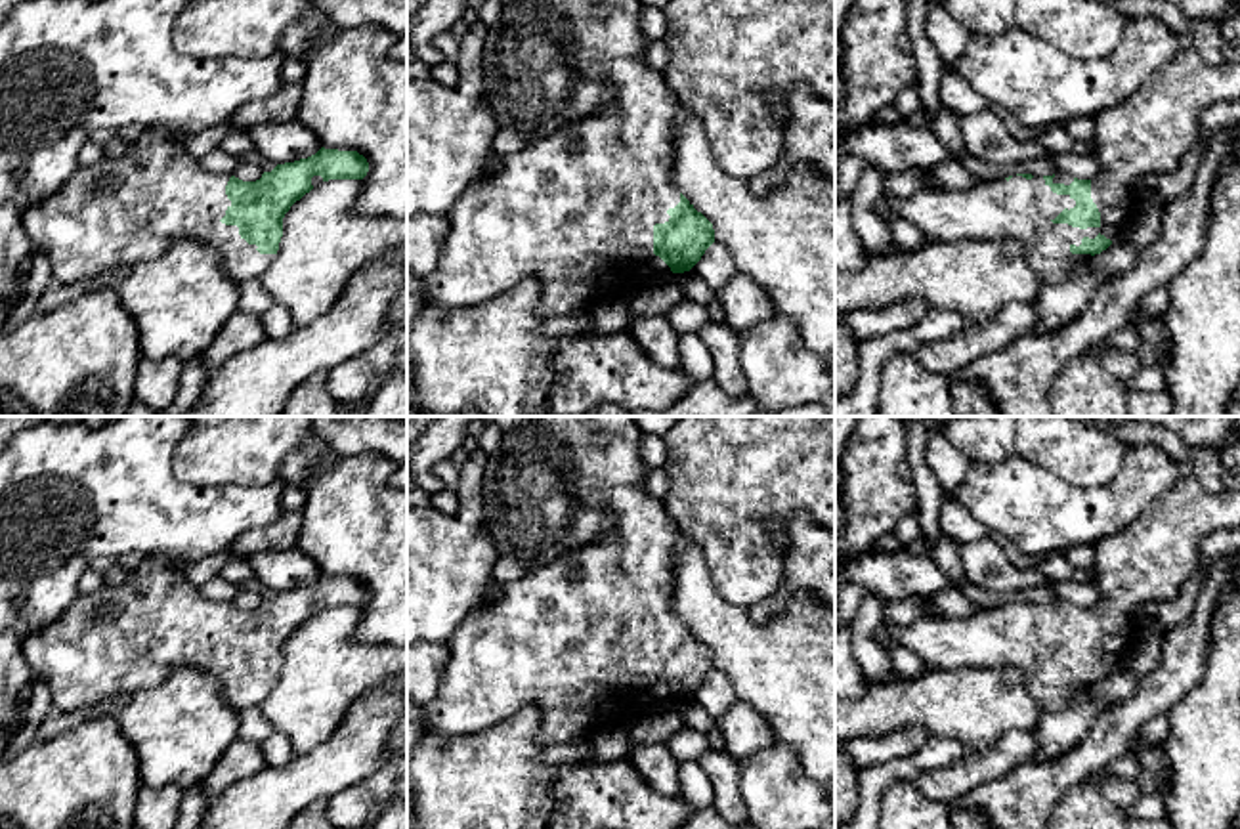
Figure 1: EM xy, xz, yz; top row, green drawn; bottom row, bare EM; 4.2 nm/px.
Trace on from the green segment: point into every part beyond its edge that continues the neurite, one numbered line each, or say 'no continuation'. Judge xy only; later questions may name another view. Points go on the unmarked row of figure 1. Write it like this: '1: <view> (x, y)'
1: xy (121, 638)

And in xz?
1: xz (576, 638)

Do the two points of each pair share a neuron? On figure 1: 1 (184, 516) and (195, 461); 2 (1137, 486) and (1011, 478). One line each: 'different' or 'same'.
1: different
2: same

